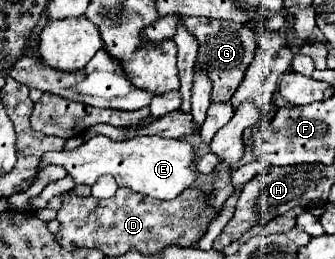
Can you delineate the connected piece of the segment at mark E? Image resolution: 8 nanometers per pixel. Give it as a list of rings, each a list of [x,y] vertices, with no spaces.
[[[95,136],[71,152],[67,150],[47,152],[39,164],[39,170],[45,164],[63,166],[67,174],[73,176],[75,184],[93,186],[97,178],[101,178],[103,174],[111,174],[119,186],[125,186],[129,190],[159,200],[177,198],[183,190],[187,190],[197,180],[193,146],[185,140],[169,140],[161,136],[135,136],[123,142],[115,142],[107,136]]]

